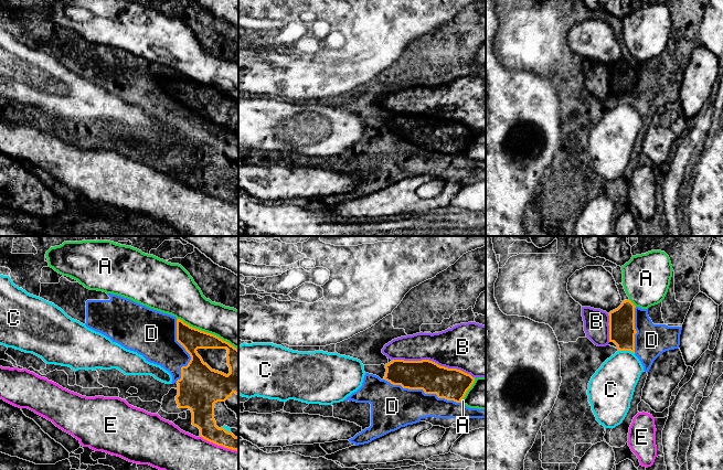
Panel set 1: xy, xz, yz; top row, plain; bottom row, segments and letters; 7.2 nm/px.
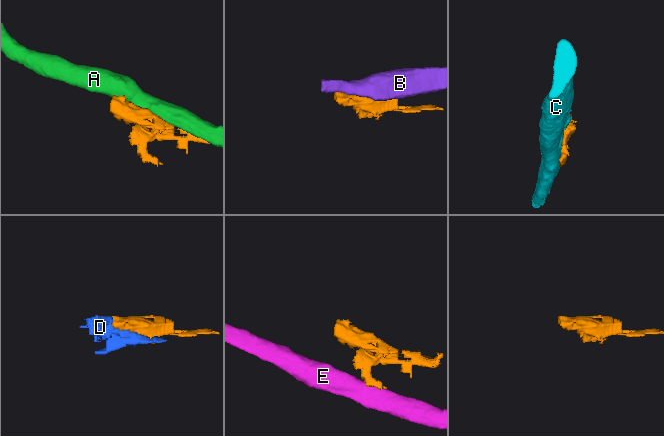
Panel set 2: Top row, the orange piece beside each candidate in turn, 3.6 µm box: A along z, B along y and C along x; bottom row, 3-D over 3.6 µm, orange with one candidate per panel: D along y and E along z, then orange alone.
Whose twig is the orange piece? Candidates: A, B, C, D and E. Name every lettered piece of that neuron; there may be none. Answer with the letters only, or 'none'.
D

